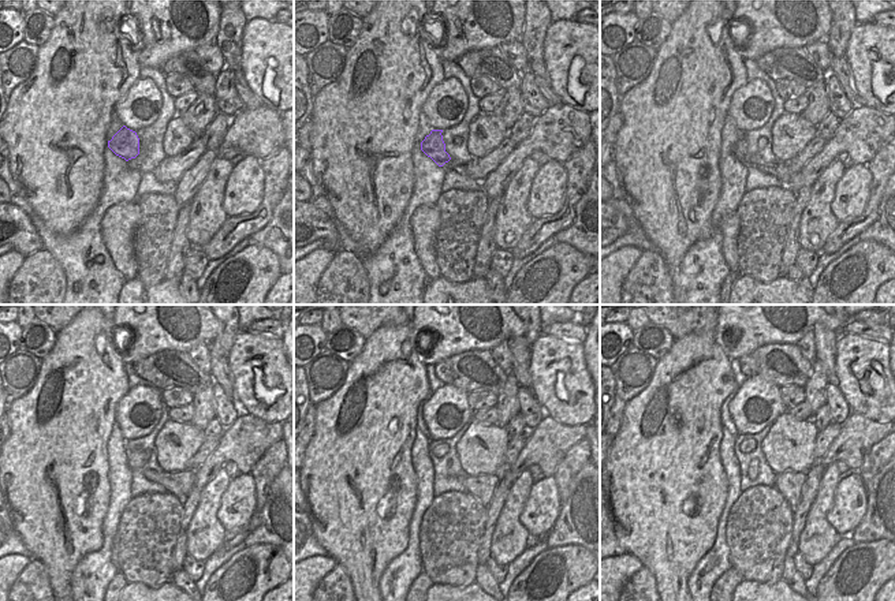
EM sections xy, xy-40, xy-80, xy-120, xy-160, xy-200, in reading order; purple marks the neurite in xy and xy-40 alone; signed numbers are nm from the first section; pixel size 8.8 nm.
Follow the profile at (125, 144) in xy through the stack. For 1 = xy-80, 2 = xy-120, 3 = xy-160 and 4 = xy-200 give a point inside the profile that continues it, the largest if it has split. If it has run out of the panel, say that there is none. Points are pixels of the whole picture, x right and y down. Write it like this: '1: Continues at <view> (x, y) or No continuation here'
1: Continues at xy-80 (750, 160)
2: Continues at xy-120 (179, 484)
3: Continues at xy-160 (483, 486)
4: Continues at xy-200 (790, 485)

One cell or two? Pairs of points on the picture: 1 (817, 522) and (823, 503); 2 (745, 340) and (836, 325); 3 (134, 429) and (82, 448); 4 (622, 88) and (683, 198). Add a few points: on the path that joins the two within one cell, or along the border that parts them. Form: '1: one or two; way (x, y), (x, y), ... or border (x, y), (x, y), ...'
1: one; way (817, 518), (820, 507)
2: one; way (768, 333), (801, 332), (813, 320)
3: two; border (129, 391), (118, 403), (115, 421)
4: two; border (649, 73), (621, 97)

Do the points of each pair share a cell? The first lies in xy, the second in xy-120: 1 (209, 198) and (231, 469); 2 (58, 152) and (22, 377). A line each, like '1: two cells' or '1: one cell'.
1: two cells
2: two cells

